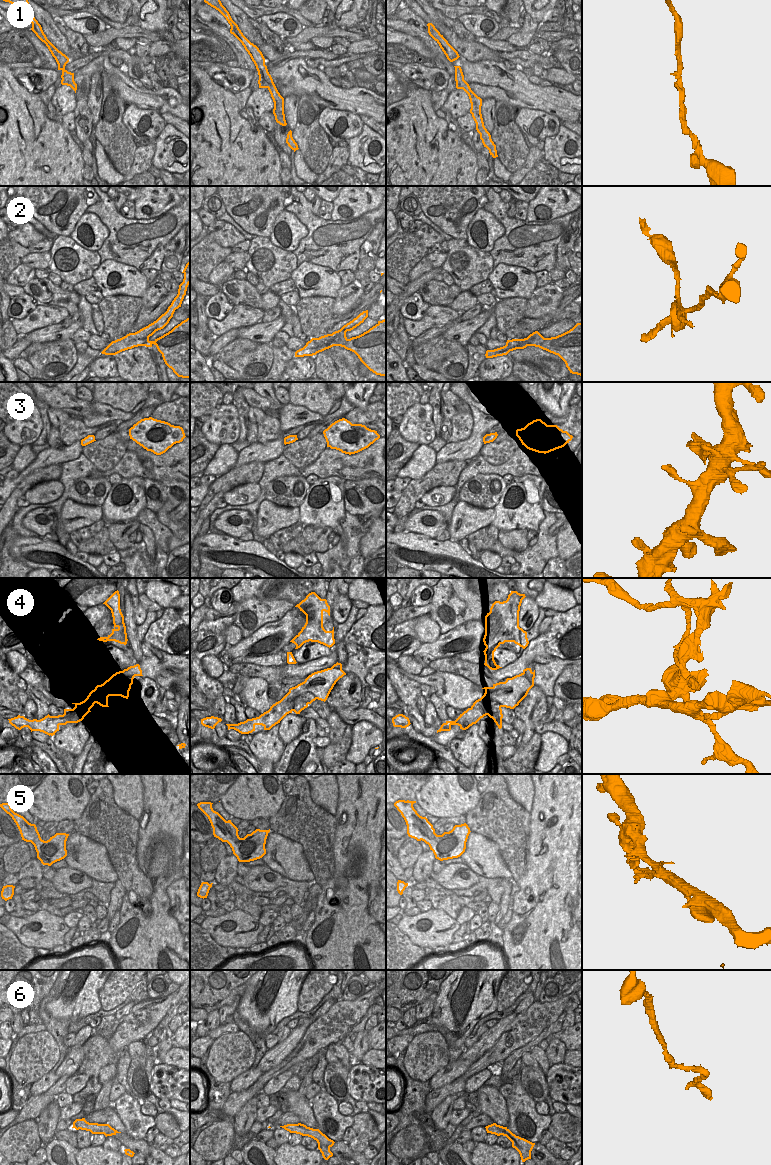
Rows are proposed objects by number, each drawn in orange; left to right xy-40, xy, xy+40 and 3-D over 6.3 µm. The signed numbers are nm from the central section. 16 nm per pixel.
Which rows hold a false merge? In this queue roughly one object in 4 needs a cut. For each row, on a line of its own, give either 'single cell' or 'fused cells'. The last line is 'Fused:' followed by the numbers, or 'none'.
1: single cell
2: fused cells
3: single cell
4: fused cells
5: fused cells
6: single cell
Fused: 2, 4, 5

